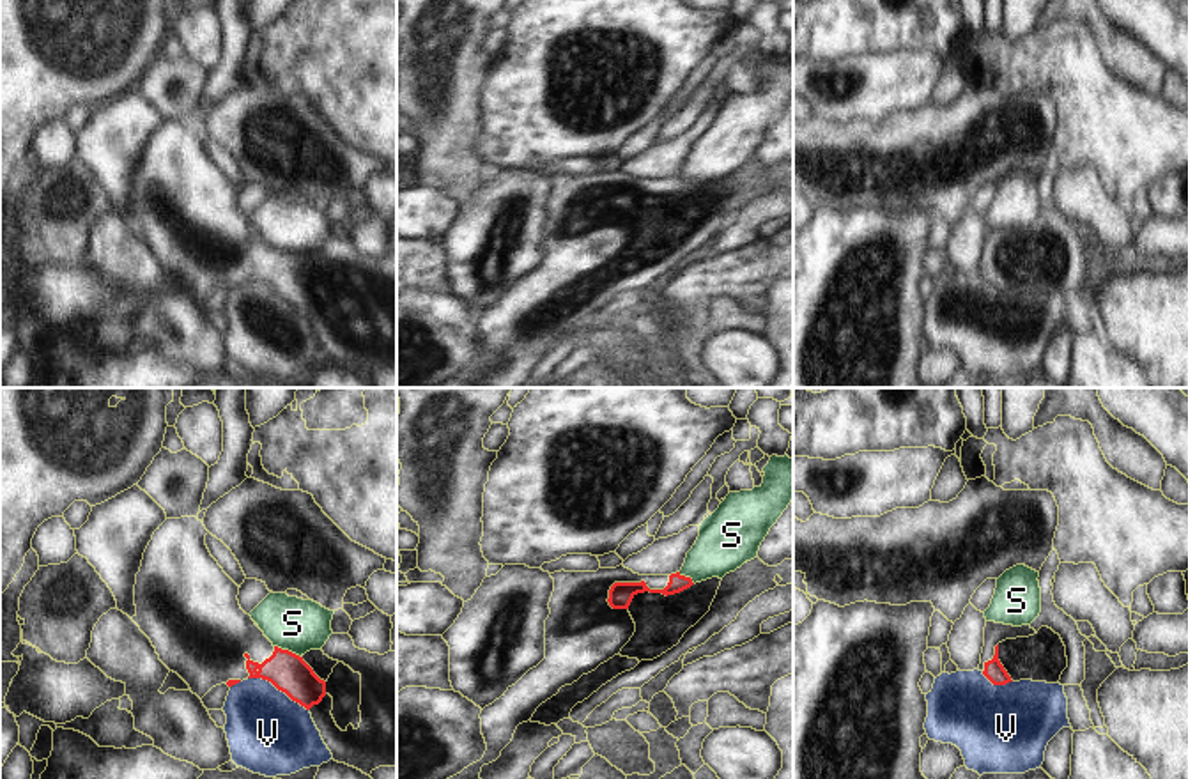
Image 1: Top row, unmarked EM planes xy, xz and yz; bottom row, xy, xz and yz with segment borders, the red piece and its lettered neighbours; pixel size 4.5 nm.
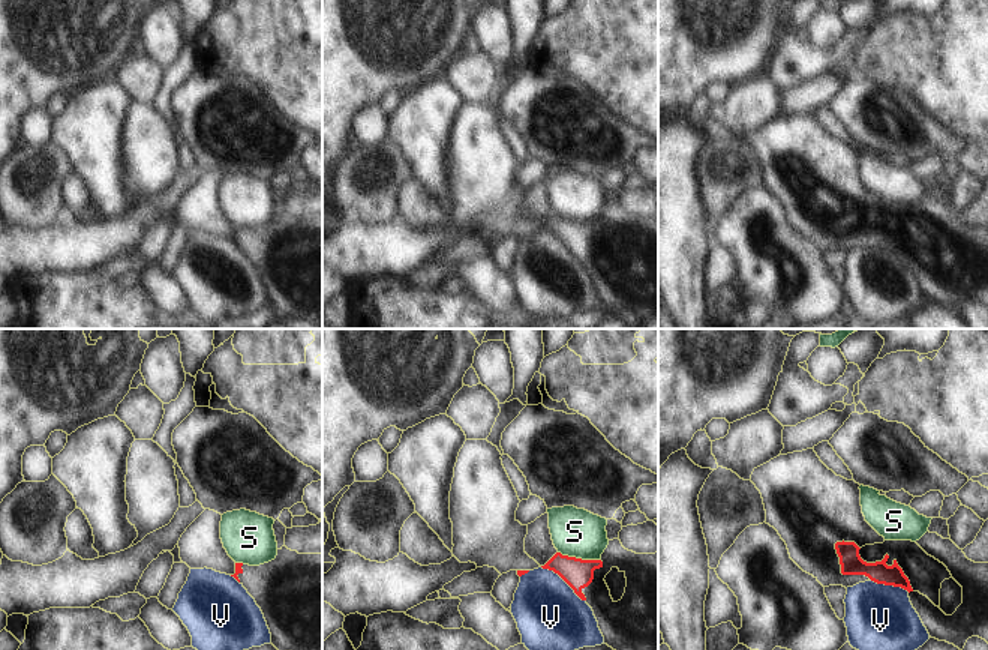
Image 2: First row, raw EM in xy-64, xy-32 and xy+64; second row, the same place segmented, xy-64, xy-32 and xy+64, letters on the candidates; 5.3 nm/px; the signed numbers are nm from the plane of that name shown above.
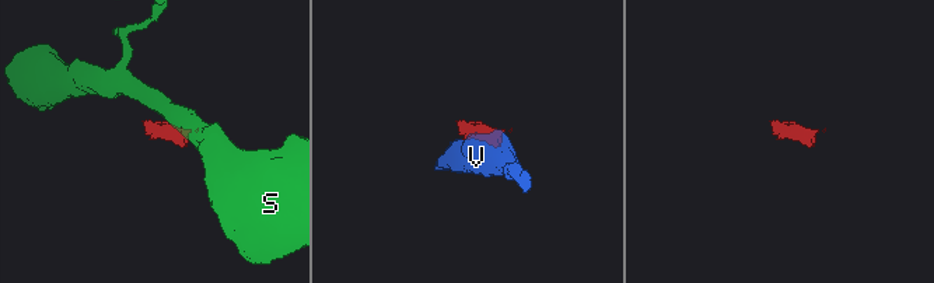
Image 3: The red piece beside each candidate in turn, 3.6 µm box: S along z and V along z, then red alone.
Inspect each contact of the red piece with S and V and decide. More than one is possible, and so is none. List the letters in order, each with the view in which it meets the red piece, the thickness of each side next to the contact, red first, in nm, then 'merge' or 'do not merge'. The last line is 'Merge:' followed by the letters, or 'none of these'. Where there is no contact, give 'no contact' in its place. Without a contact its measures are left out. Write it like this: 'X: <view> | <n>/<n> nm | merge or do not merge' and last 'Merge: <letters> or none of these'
S: xy | 180/240 nm | do not merge
V: xy | 180/380 nm | do not merge
Merge: none of these

